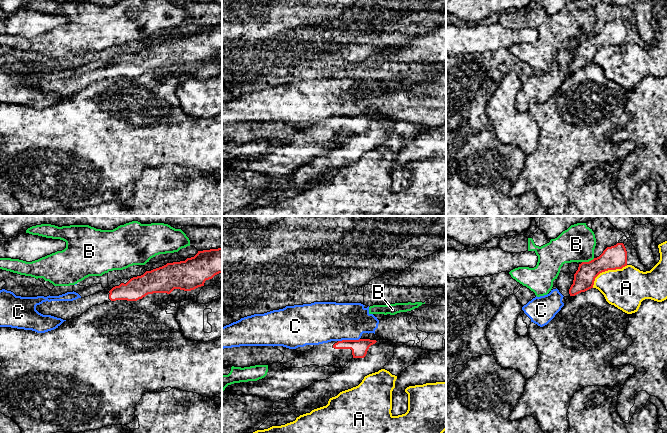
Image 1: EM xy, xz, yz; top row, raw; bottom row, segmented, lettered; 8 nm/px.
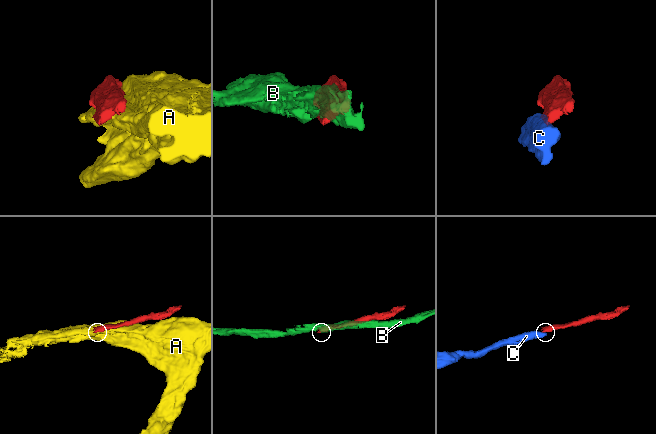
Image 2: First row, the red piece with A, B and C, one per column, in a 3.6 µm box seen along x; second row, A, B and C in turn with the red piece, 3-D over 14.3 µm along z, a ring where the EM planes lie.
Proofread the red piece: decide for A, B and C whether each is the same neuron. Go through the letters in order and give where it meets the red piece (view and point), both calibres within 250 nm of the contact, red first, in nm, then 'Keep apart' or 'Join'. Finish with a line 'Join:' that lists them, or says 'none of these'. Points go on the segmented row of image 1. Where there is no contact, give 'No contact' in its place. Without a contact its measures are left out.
A: Touches red at yz (606, 270). Thickness 190 nm (red) against 320 nm. Keep apart
B: Touches red at yz (589, 261). Thickness 190 nm (red) against 280 nm. Keep apart
C: Touches red at xz (348, 340). Thickness 130 nm (red) against 320 nm. Keep apart
Join: none of these

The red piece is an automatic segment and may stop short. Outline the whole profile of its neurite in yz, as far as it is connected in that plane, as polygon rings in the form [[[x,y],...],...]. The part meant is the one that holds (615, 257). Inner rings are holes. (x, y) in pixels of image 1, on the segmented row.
[[[623,243],[607,247],[603,253],[589,262],[579,264],[574,274],[573,284],[569,289],[570,296],[575,296],[593,288],[595,278],[608,270],[622,269],[627,266],[627,251]]]

